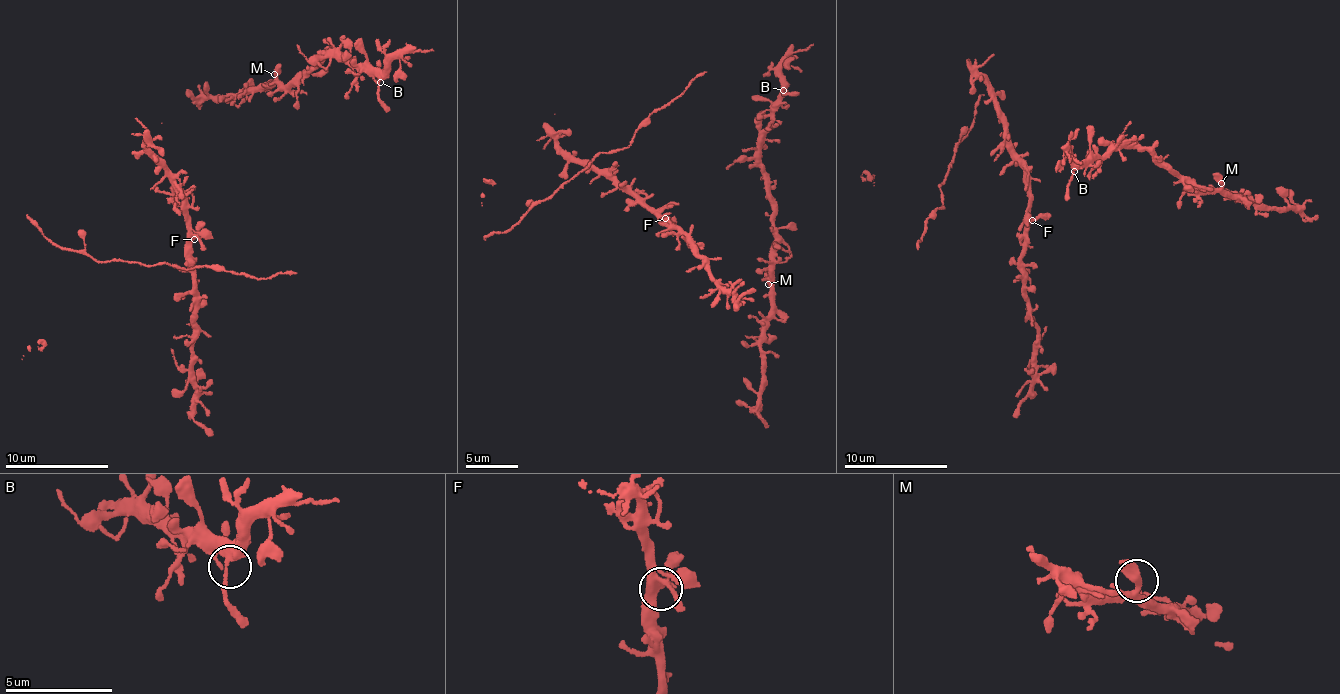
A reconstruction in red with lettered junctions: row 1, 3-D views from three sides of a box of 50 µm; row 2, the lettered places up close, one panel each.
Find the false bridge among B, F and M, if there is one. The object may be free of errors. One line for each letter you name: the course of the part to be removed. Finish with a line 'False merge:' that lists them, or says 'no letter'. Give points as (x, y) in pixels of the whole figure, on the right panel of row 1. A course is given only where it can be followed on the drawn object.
False merge: no letter

